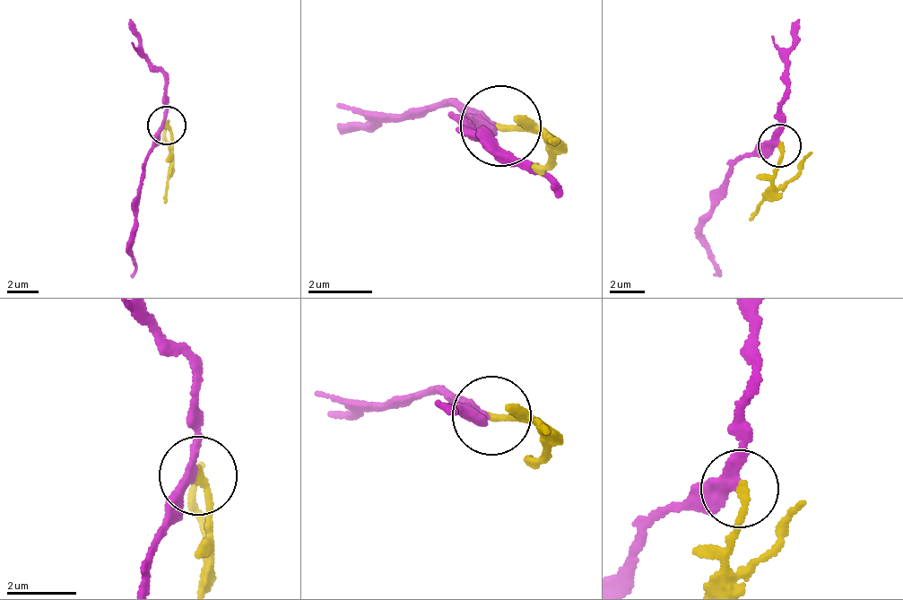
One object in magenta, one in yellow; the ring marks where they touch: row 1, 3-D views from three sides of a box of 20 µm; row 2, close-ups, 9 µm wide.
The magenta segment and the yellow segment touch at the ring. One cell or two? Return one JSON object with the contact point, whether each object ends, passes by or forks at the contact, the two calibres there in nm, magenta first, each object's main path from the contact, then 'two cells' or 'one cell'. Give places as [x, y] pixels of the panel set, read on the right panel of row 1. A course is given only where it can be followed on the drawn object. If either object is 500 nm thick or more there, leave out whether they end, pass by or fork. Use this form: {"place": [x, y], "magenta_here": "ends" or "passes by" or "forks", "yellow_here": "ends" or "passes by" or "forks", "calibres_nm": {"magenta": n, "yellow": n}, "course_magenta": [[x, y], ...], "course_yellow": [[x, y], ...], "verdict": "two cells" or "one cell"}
{"place": [779, 145], "magenta_here": "passes by", "yellow_here": "ends", "calibres_nm": {"magenta": 280, "yellow": 200}, "course_magenta": [[778, 144], [762, 146], [733, 164], [728, 193], [704, 223], [702, 246], [721, 276]], "course_yellow": [[778, 144], [777, 186], [811, 154]], "verdict": "two cells"}

